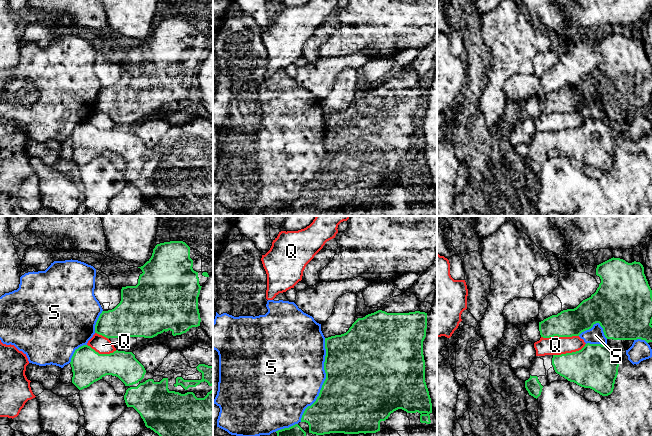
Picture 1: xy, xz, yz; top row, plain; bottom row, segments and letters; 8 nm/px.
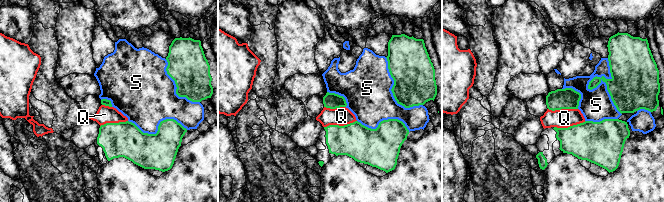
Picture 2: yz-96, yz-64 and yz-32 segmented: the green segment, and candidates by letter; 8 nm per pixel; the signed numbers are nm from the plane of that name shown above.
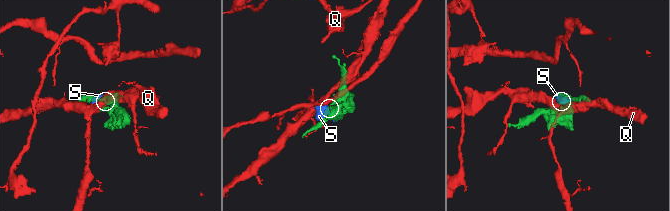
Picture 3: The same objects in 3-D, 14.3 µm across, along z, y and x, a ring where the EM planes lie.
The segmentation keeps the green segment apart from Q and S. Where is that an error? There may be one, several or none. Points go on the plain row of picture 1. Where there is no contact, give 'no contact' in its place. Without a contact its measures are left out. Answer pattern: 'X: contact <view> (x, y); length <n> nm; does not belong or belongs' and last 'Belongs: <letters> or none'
Q: contact yz (559, 112); length 300 nm; does not belong
S: contact xz (325, 156); length 700 nm; does not belong
Belongs: none

